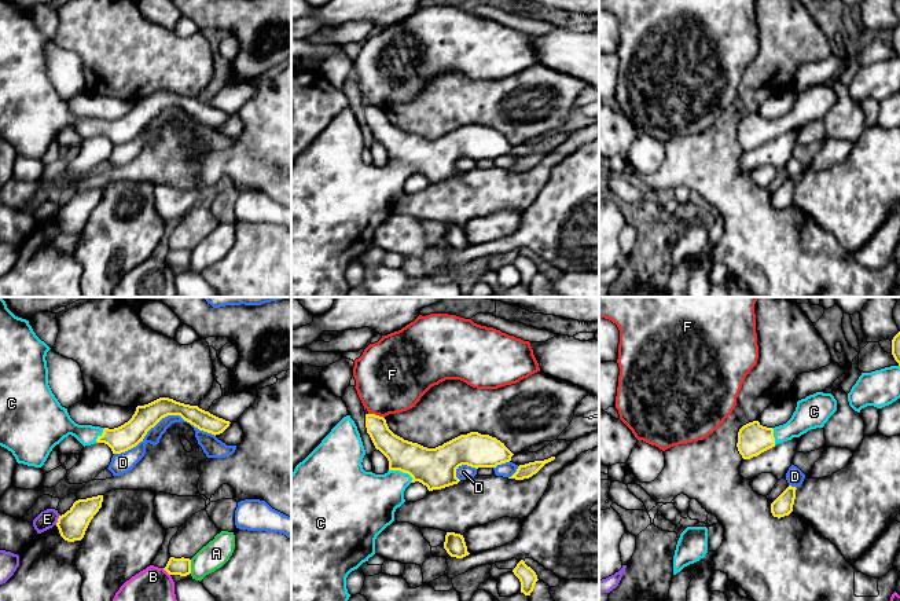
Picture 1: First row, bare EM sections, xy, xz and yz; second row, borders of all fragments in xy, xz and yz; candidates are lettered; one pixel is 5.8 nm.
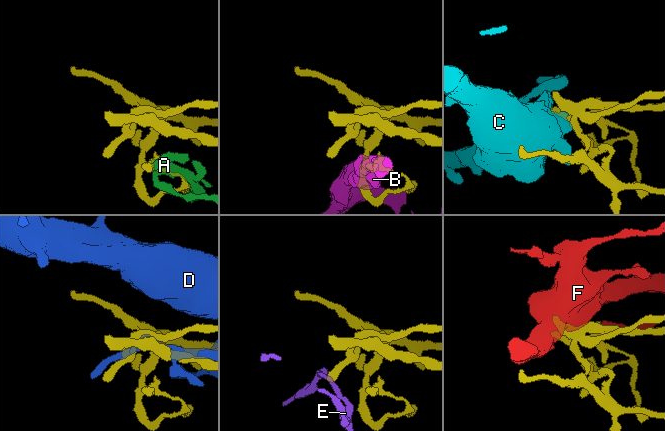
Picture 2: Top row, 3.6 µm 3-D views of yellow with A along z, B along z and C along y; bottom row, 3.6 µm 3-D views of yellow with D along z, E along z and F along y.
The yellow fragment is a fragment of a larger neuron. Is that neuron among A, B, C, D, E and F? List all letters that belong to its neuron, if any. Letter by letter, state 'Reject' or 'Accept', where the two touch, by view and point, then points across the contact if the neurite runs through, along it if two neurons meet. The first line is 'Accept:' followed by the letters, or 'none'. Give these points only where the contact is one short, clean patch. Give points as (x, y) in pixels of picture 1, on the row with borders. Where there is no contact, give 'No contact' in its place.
Accept: C
A: Reject. Touches yellow at xy (190, 567)
B: Reject. Touches yellow at xy (166, 571)
C: Accept. Touches yellow at xz (401, 471)
D: Reject. Touches yellow at xy (164, 417)
E: Reject. Touches yellow at xy (58, 520). Boundary: xy (59, 515), (55, 524)
F: Reject. Touches yellow at xz (377, 416). Boundary: xz (368, 413), (384, 418)

